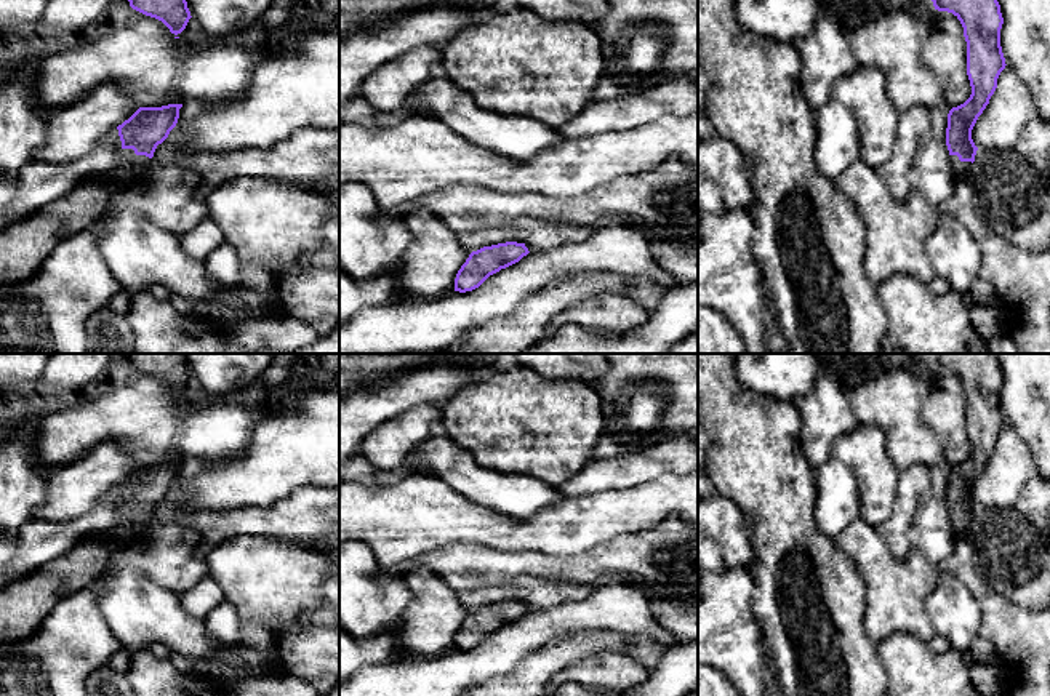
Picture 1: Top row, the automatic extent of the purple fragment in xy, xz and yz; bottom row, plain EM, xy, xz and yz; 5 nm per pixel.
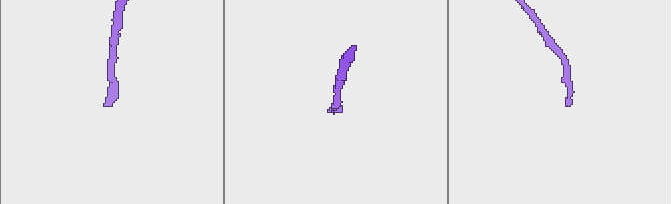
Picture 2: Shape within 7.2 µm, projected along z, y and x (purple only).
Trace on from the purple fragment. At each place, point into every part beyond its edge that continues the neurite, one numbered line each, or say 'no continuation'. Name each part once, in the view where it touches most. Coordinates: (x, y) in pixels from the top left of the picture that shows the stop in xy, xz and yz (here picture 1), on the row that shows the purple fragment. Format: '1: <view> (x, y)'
1: xy (24, 245)

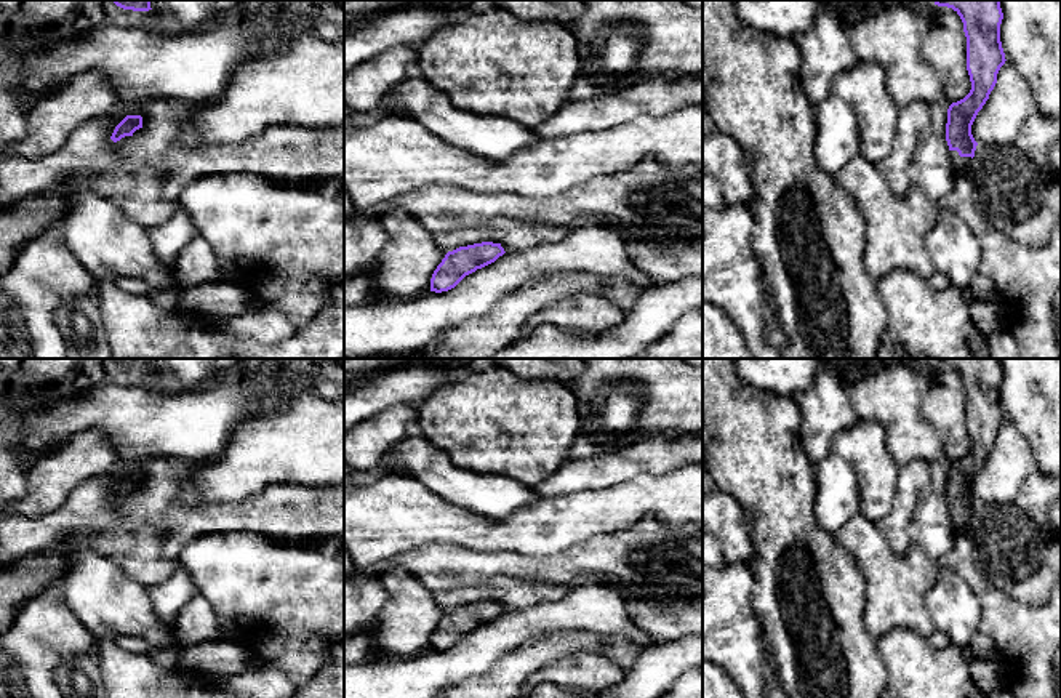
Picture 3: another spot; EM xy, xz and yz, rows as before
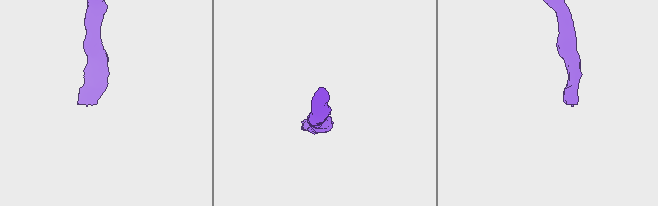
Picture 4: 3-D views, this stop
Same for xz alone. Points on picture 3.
no continuation

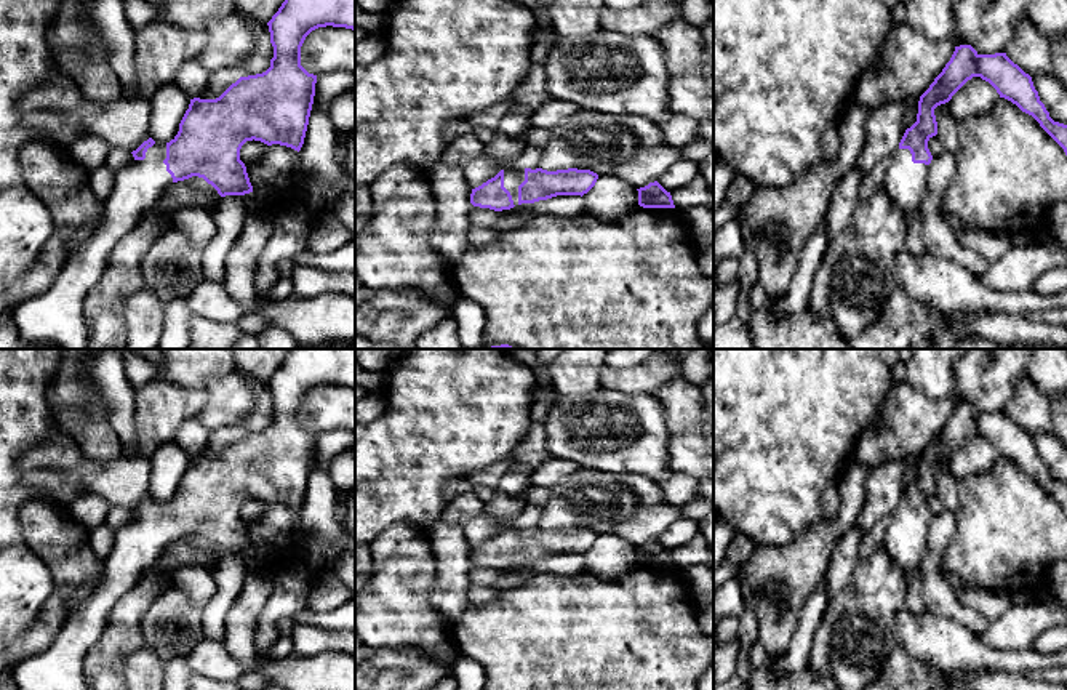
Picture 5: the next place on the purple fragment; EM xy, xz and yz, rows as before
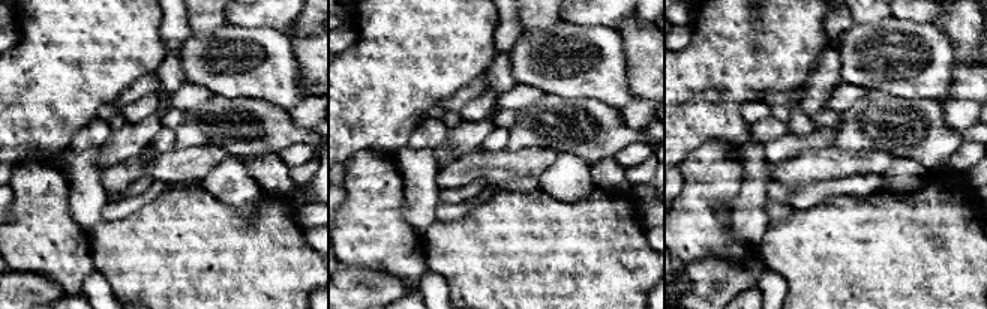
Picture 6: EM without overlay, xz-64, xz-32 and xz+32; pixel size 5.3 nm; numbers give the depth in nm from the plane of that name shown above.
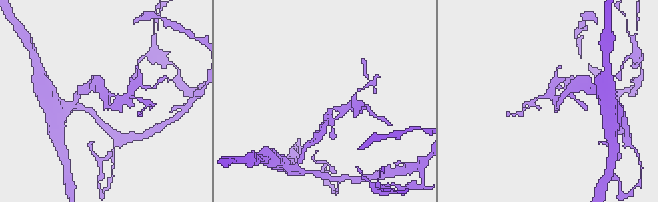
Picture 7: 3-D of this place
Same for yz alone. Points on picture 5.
1: yz (904, 181)

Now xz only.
1: xz (514, 176)

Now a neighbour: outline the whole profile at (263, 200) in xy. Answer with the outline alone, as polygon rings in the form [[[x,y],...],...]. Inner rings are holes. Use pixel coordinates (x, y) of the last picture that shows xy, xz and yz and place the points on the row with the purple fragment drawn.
[[[253,189],[250,194],[243,195],[243,203],[248,213],[261,211],[272,213],[280,202],[278,192],[270,192],[267,189]]]

